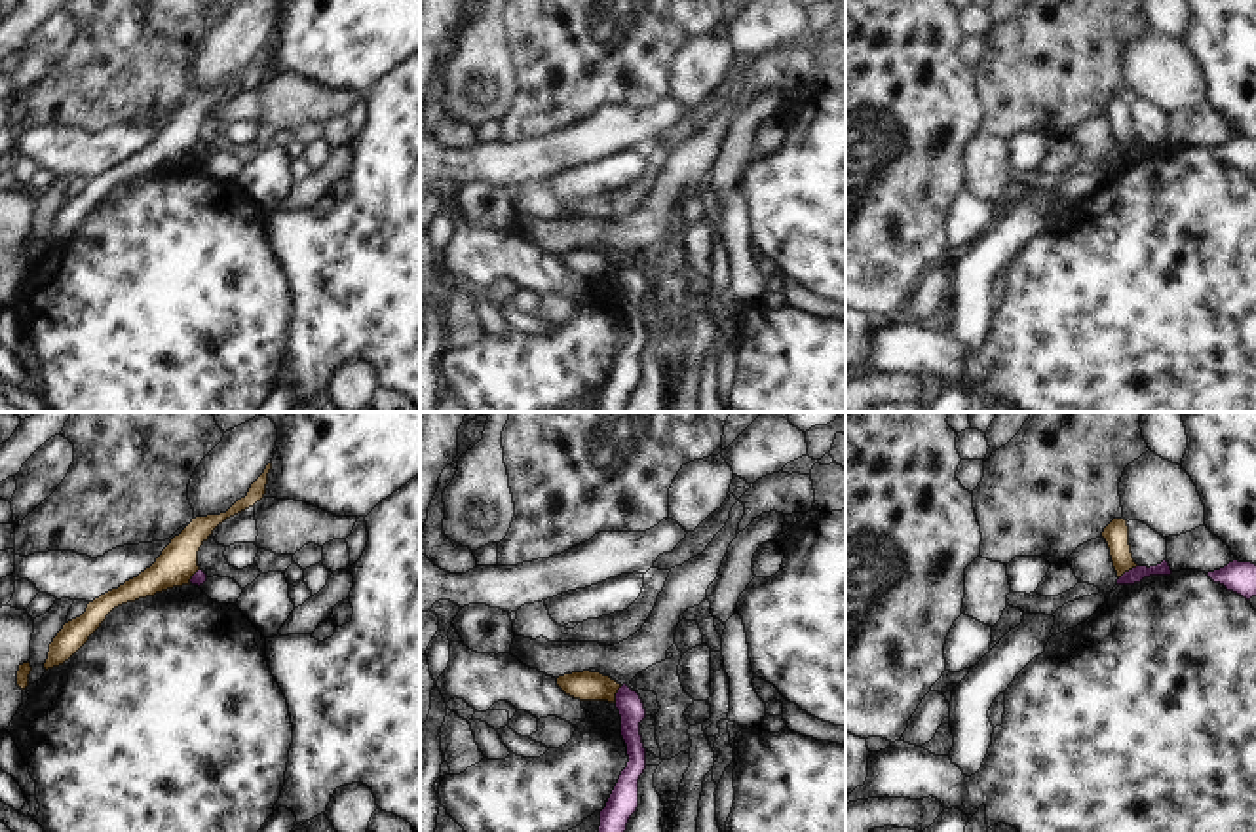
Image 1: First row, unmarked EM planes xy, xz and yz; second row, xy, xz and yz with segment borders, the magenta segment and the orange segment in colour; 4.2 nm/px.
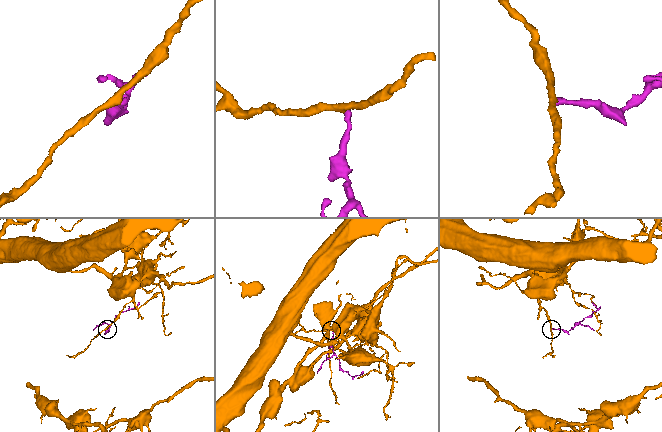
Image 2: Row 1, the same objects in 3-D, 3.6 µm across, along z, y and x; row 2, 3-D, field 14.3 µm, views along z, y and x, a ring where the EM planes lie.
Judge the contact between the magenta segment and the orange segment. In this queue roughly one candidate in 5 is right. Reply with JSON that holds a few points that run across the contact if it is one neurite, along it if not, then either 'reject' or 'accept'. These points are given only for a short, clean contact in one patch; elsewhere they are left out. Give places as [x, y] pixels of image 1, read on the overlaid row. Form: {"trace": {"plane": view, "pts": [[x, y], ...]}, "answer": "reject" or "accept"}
{"trace": {"plane": "yz", "pts": [[1137, 565], [1120, 578]]}, "answer": "reject"}

